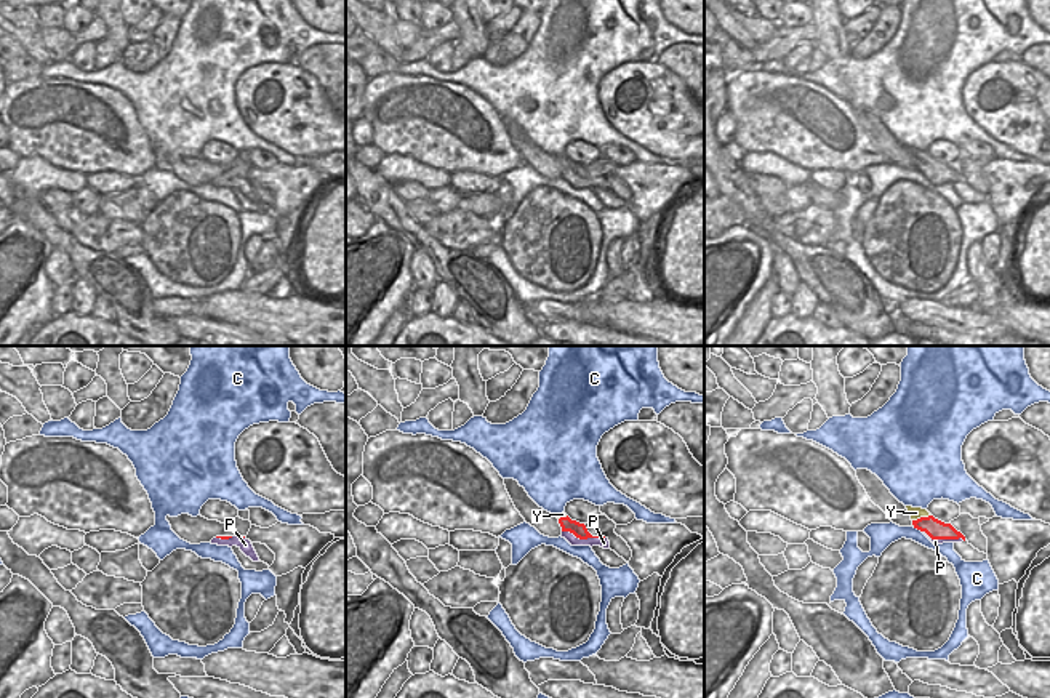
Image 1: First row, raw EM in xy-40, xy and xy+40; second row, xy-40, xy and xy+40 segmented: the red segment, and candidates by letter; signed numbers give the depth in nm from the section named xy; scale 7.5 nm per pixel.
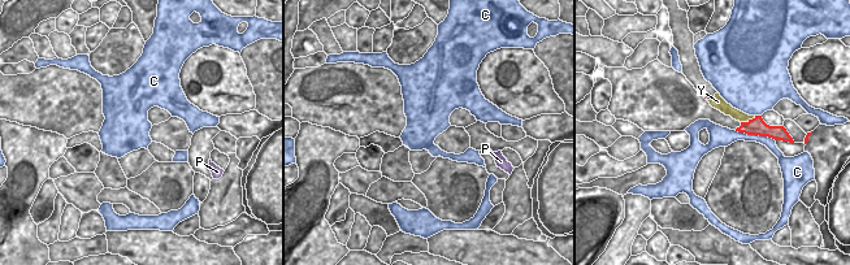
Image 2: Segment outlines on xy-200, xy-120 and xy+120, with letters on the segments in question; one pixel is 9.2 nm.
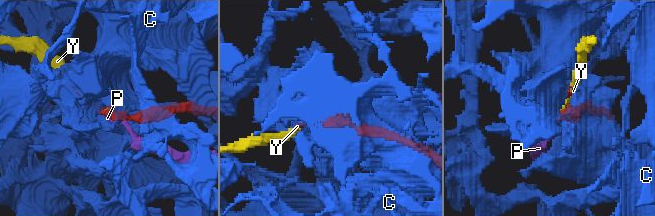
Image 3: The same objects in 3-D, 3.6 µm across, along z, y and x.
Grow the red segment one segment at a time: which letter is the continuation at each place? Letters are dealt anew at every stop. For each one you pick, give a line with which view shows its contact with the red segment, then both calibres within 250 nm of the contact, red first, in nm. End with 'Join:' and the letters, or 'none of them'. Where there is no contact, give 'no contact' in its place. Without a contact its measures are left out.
Join: none of them

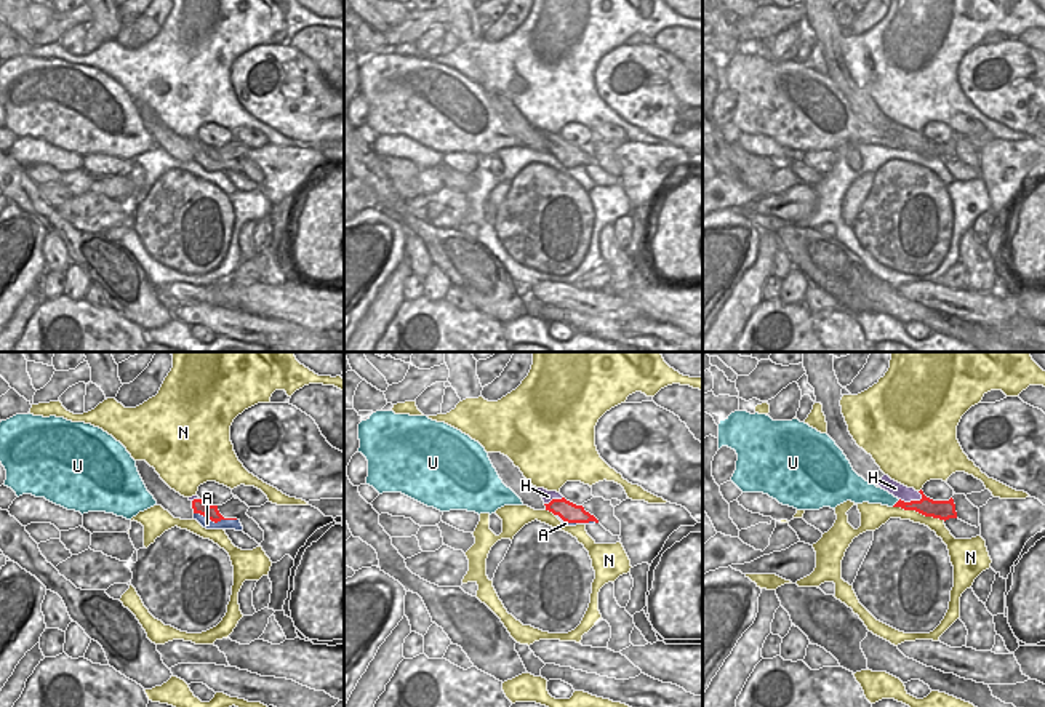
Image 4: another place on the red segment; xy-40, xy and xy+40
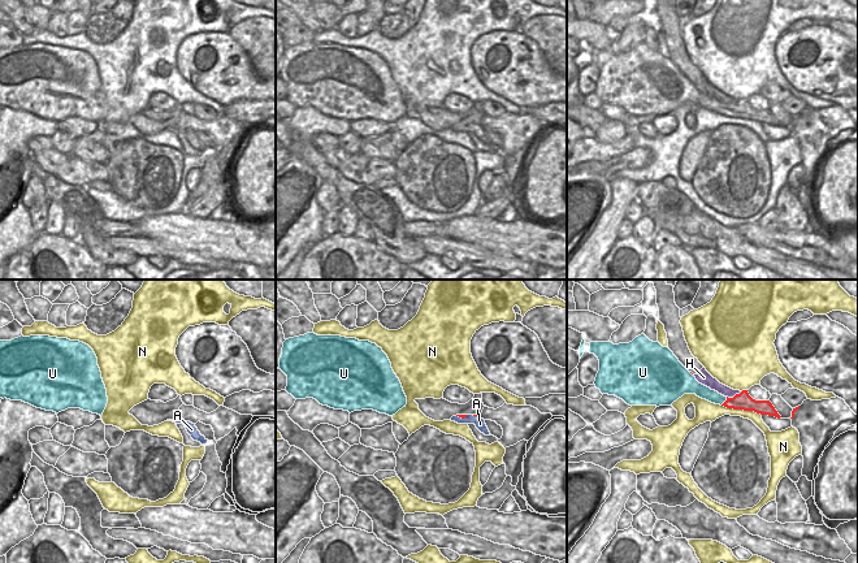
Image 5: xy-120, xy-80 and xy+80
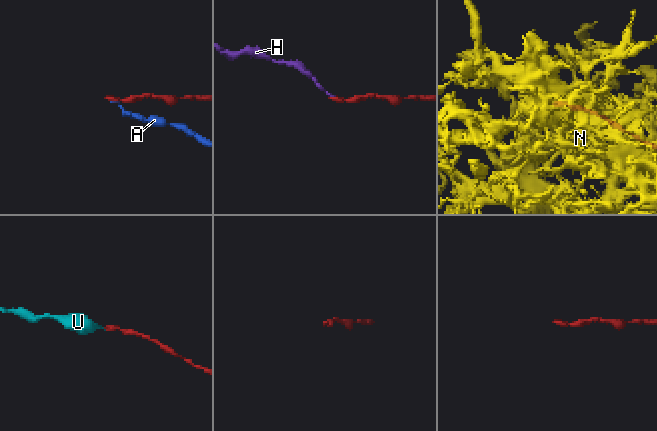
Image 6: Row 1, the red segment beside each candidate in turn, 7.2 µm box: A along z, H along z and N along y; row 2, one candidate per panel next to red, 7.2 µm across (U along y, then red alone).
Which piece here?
U: contact in xy+40; calibres 140 and 150 nm
Join: U

